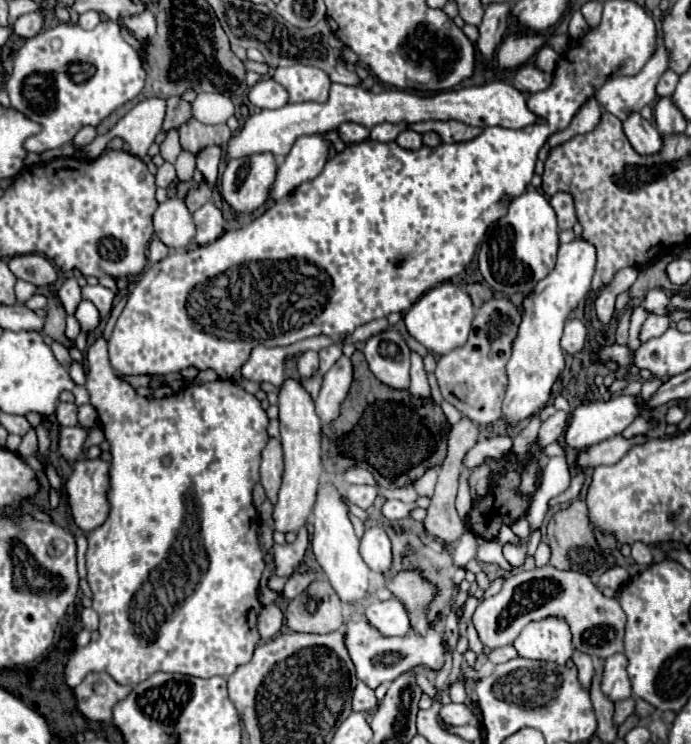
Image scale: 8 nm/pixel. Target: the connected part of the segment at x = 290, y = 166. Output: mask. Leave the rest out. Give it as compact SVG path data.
M321 135L299 137L277 171L277 181L269 189L269 199L283 199L303 181L317 177L327 161L327 151L329 143Z

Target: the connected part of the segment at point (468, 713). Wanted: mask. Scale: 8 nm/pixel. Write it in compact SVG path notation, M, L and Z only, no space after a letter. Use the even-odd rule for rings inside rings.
M445 703L439 711L439 723L441 725L467 725L477 723L473 707L471 705L457 705L457 703Z

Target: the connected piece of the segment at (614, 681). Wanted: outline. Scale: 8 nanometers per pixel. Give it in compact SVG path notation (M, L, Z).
M615 653L613 657L605 659L605 667L601 673L601 691L613 703L629 699L633 695L627 675L627 657L623 653Z

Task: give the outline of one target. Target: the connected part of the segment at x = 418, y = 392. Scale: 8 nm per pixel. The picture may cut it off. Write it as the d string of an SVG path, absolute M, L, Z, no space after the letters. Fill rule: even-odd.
M415 351L411 352L411 387L409 387L409 393L417 399L429 399L431 397L427 373L423 369L423 359Z

